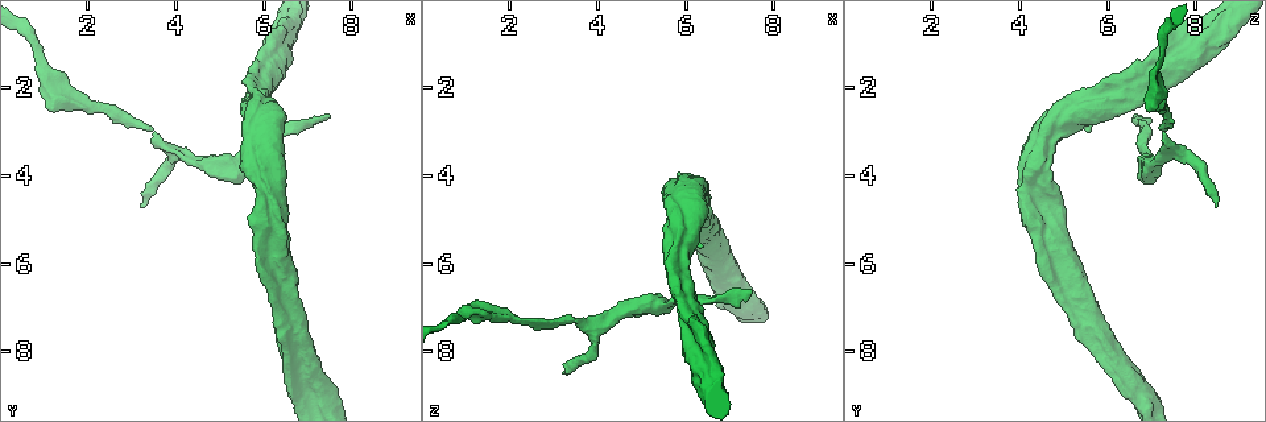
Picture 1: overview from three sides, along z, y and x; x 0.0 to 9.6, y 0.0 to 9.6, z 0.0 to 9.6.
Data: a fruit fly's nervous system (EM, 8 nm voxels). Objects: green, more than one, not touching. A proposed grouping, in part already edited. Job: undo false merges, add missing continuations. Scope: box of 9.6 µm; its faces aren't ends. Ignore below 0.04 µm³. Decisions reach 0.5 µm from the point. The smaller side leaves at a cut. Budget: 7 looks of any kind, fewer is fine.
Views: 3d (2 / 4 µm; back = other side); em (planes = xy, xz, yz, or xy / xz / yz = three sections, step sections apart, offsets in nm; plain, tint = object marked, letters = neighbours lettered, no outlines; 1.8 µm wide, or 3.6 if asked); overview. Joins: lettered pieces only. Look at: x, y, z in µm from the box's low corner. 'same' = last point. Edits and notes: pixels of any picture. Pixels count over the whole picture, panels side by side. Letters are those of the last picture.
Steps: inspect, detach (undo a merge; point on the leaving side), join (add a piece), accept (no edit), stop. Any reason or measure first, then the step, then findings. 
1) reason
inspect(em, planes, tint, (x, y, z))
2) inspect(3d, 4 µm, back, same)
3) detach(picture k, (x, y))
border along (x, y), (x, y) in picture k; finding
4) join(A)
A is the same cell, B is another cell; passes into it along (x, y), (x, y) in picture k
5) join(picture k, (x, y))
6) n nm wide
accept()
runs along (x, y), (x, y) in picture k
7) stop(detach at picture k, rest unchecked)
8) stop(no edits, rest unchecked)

free end
inspect(3d, 2 µm, (1.40, 1.70, 7.20))

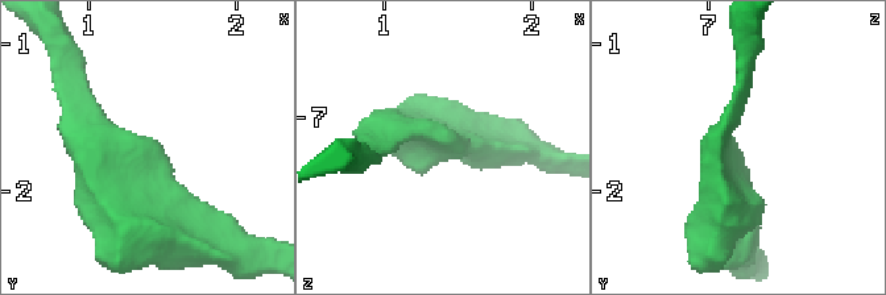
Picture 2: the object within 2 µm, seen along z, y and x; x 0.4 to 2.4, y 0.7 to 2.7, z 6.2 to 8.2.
shape alone is not enough
inspect(em, planes, letters, (1.48, 1.66, 7.16))

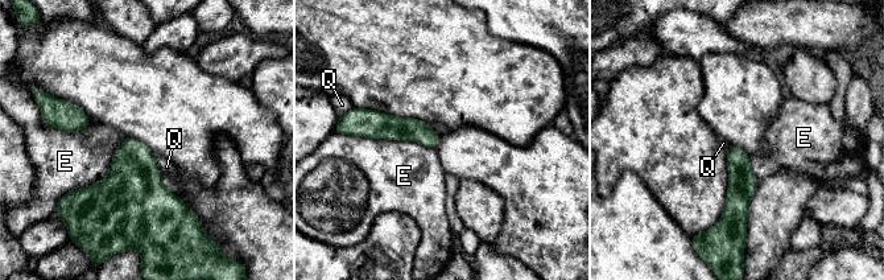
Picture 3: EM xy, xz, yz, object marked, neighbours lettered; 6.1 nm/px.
140 nm wide; E touches over 500 nm
accept()
E and Q are other cells; none of them fits

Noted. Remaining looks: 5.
an open end
inspect(3d, 2 µm, (3.20, 4.75, 8.40))

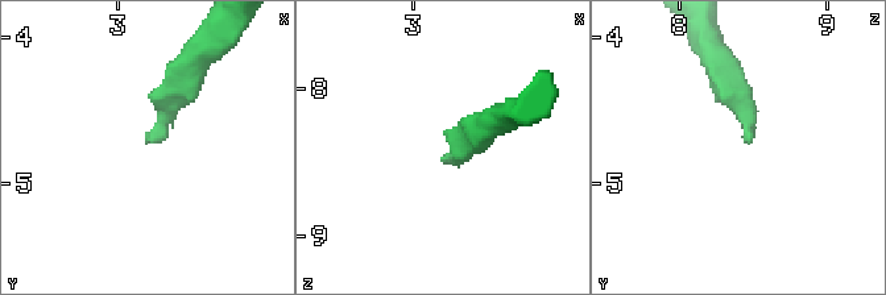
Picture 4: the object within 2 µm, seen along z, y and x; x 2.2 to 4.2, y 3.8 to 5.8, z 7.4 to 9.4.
inspect(em, planes, letters, (3.20, 4.66, 8.48))

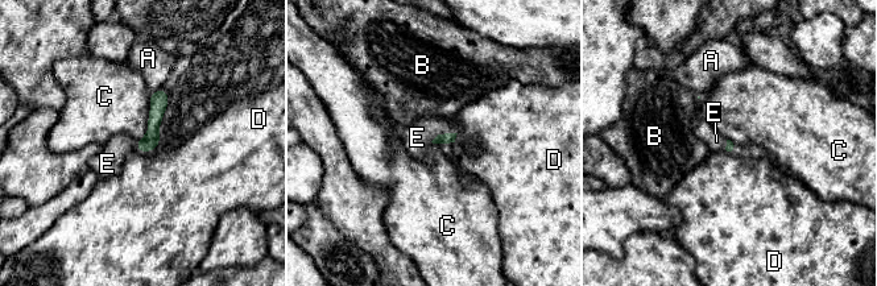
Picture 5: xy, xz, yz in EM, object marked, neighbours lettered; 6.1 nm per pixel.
join(E)
E is the same cell, A, B, C and D are other cells; the neuron continues

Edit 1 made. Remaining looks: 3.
stop(join at picture 5, rest unchecked)

